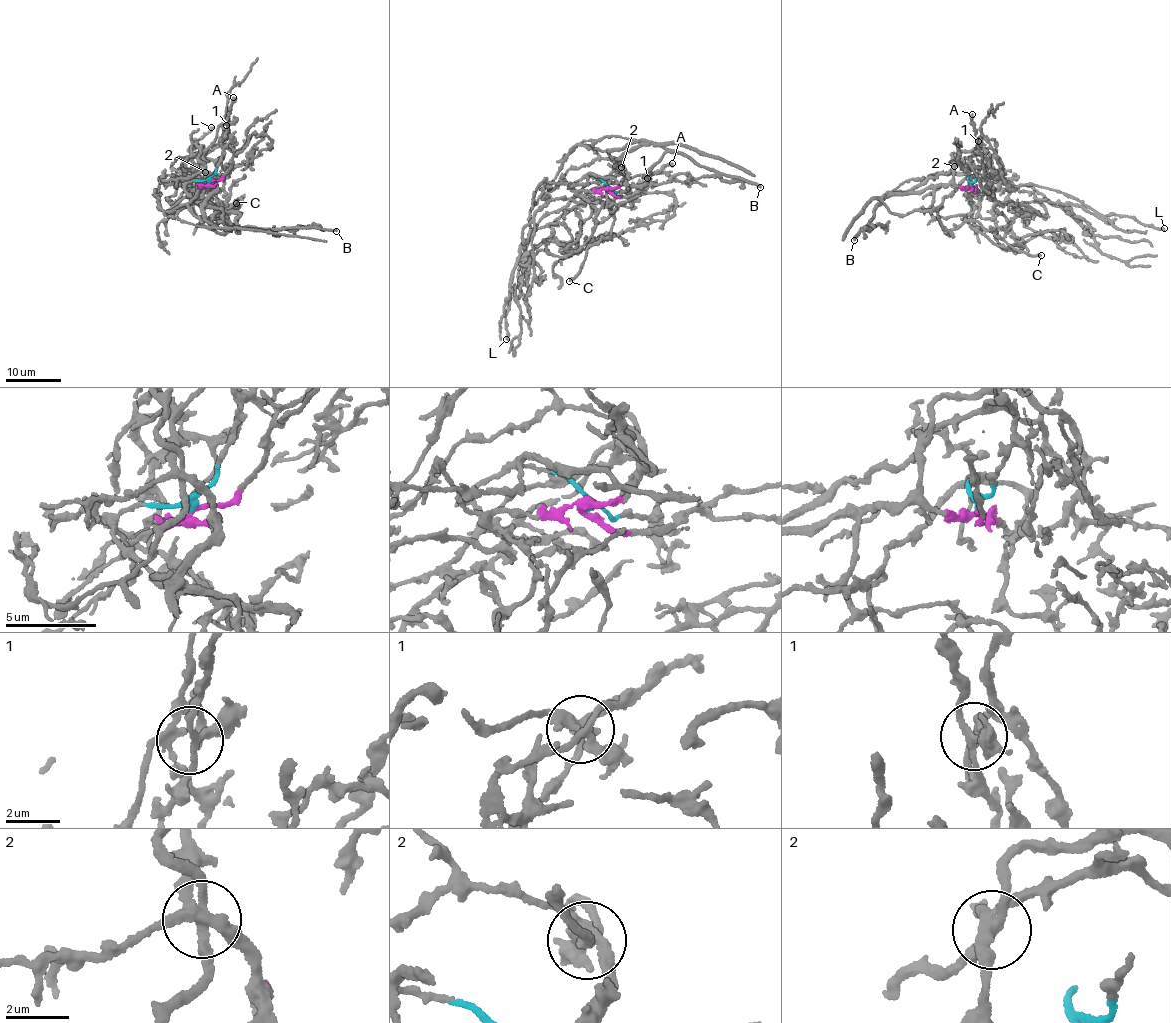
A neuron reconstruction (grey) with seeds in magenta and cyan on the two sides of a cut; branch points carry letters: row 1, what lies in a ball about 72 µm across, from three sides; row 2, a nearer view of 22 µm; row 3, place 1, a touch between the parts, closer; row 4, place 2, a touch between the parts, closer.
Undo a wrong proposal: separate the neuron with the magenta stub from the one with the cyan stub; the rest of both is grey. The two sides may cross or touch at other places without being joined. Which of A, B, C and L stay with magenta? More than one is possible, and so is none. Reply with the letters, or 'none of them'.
L

